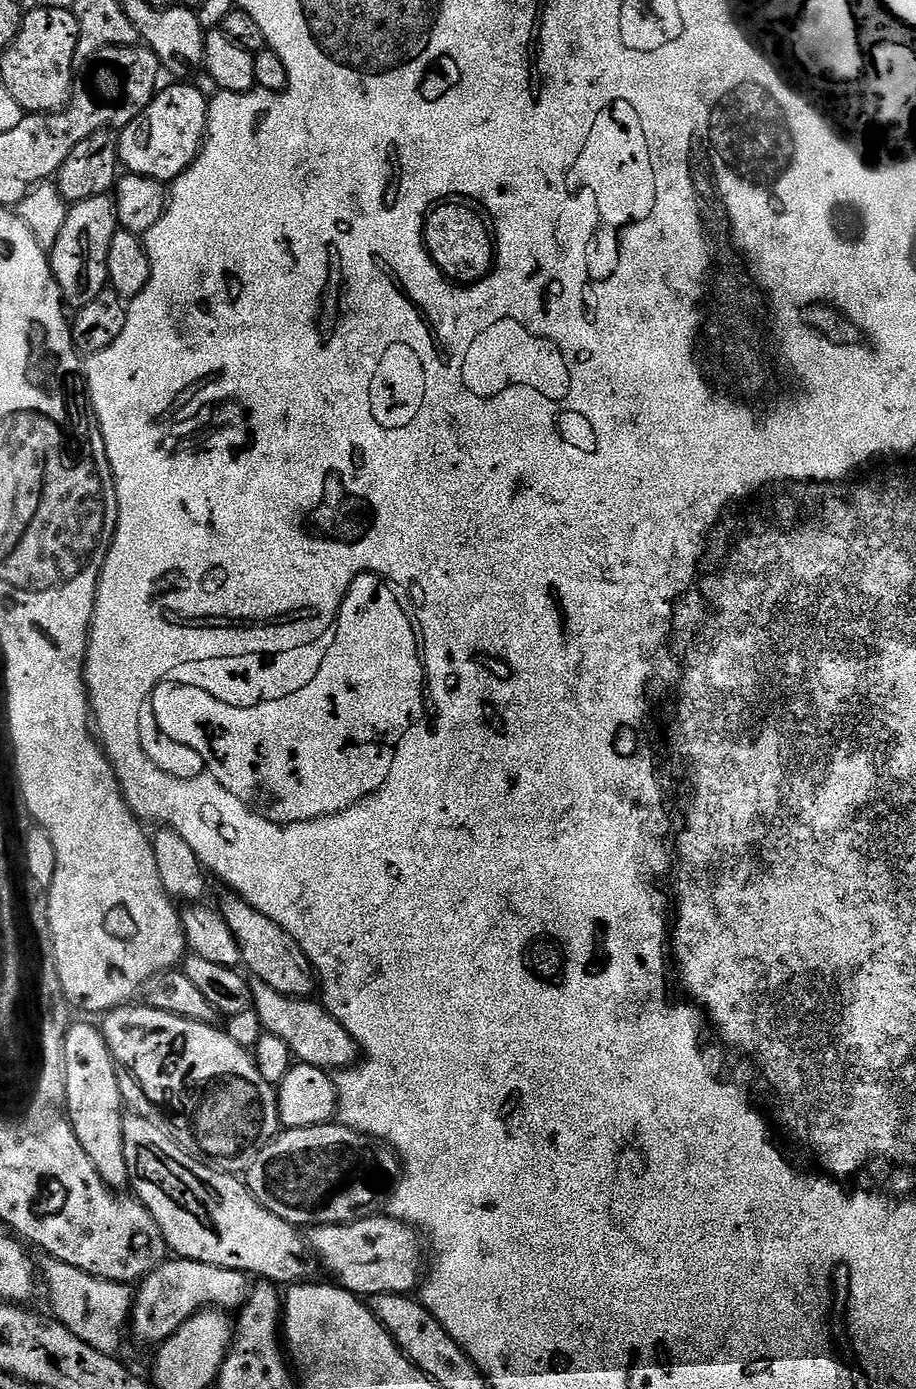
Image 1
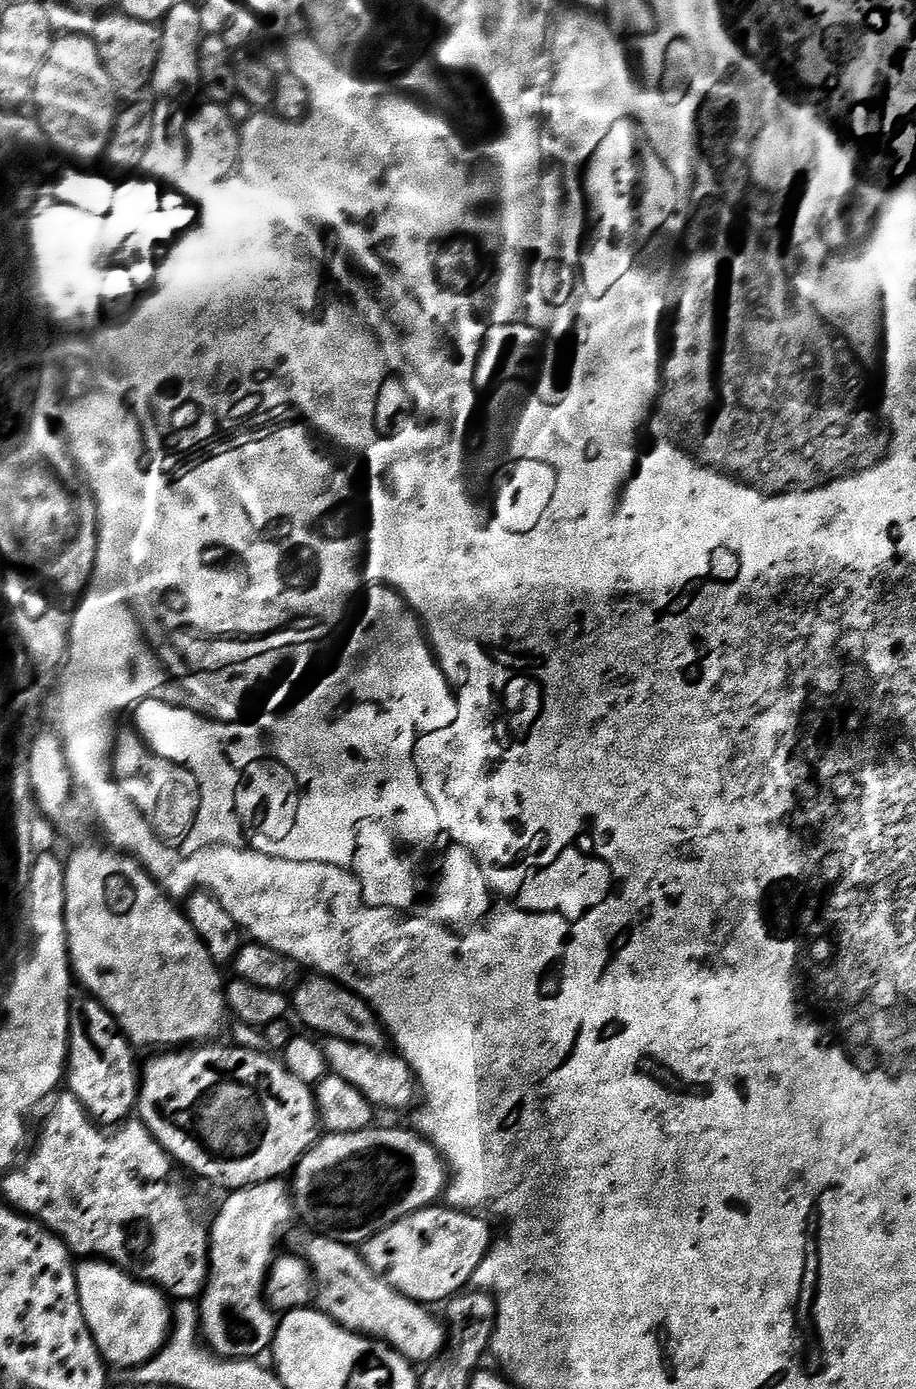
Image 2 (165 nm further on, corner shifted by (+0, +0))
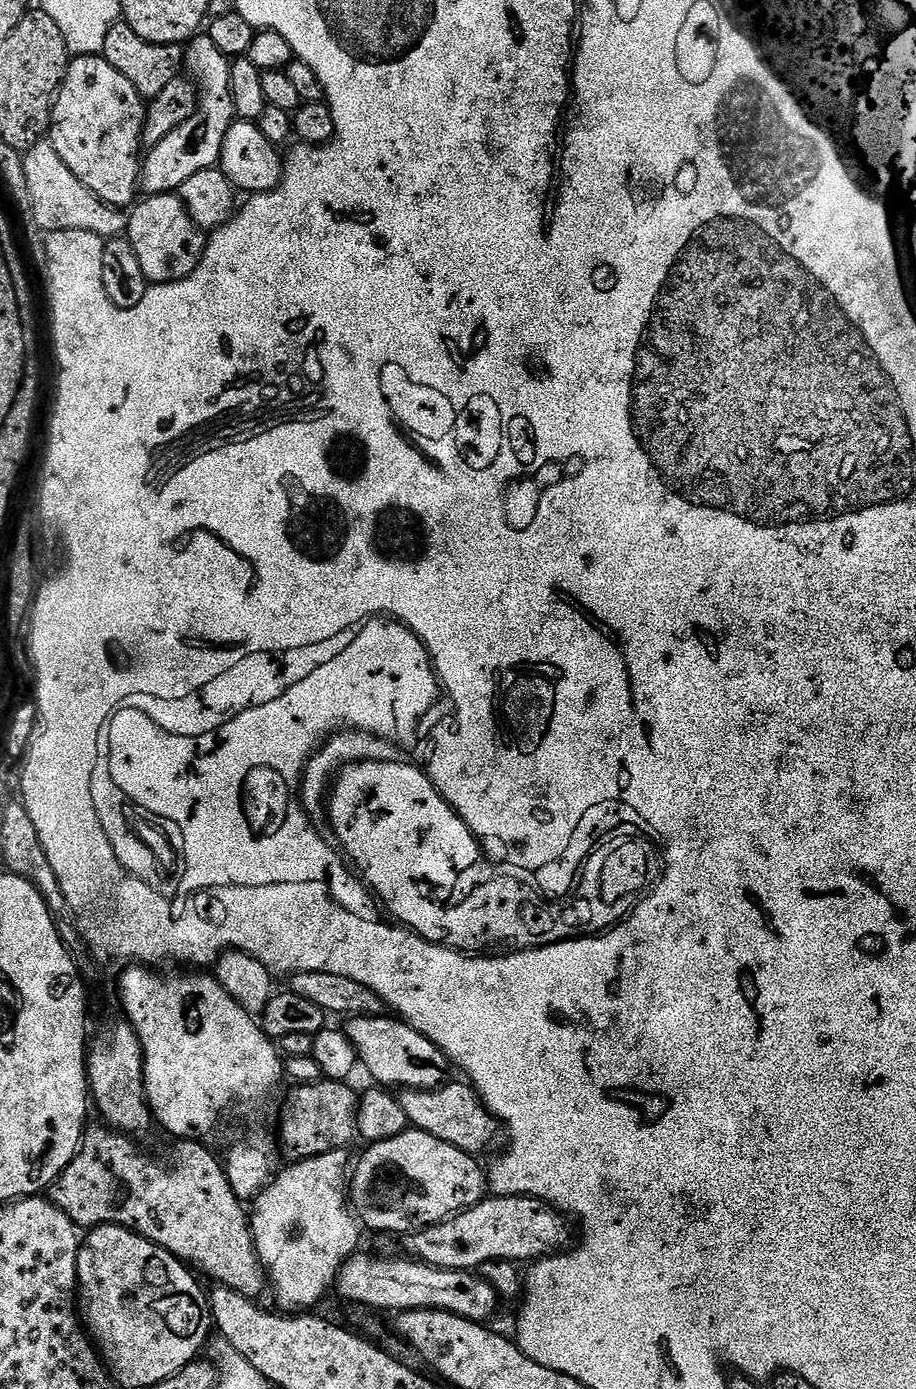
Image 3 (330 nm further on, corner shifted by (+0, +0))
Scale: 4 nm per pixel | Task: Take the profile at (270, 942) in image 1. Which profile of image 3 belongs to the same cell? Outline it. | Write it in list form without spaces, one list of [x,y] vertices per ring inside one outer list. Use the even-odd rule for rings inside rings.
[[[353,1016],[342,1030],[354,1042],[362,1068],[373,1076],[377,1085],[388,1090],[415,1090],[425,1092],[431,1088],[443,1088],[449,1083],[450,1061],[443,1050],[427,1040],[411,1024],[388,1016]]]

